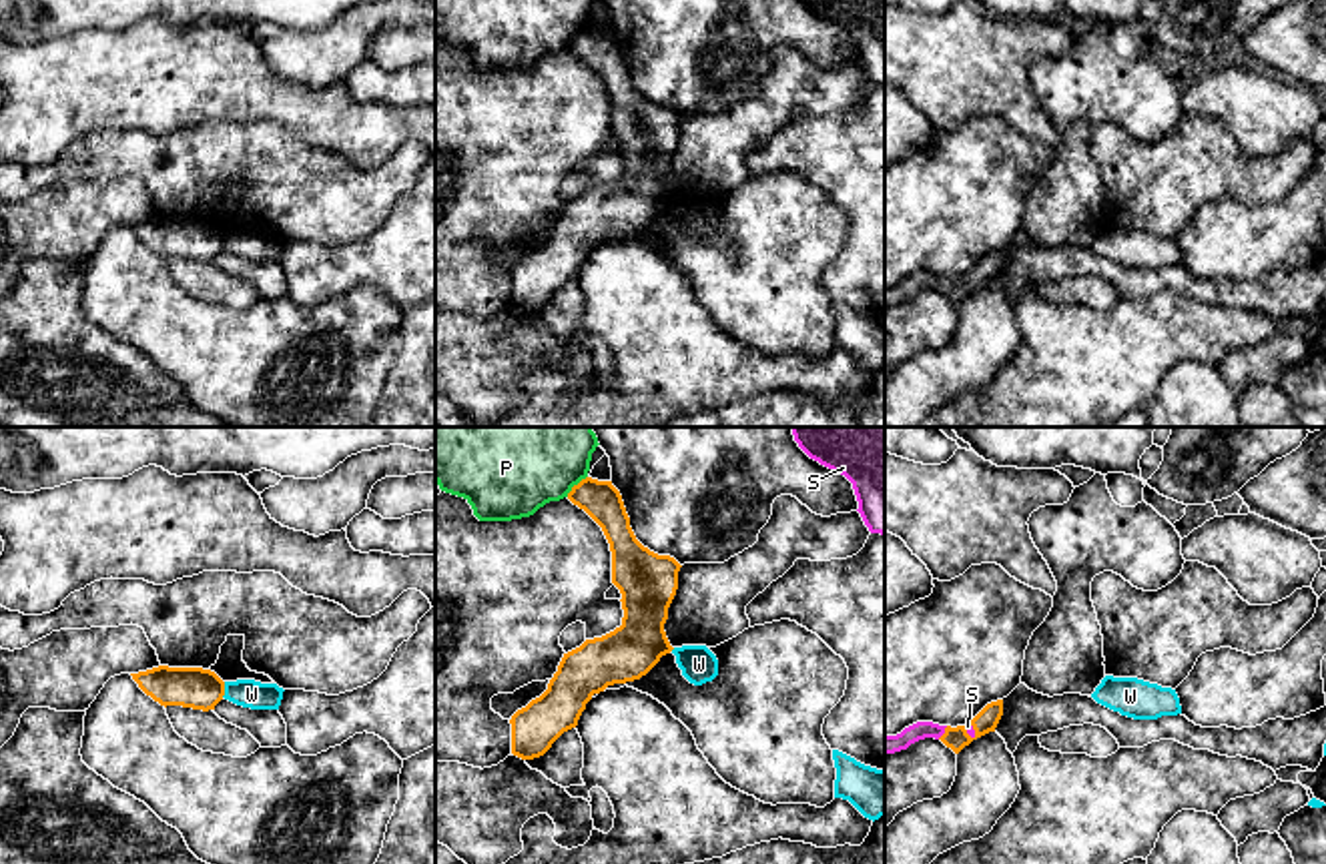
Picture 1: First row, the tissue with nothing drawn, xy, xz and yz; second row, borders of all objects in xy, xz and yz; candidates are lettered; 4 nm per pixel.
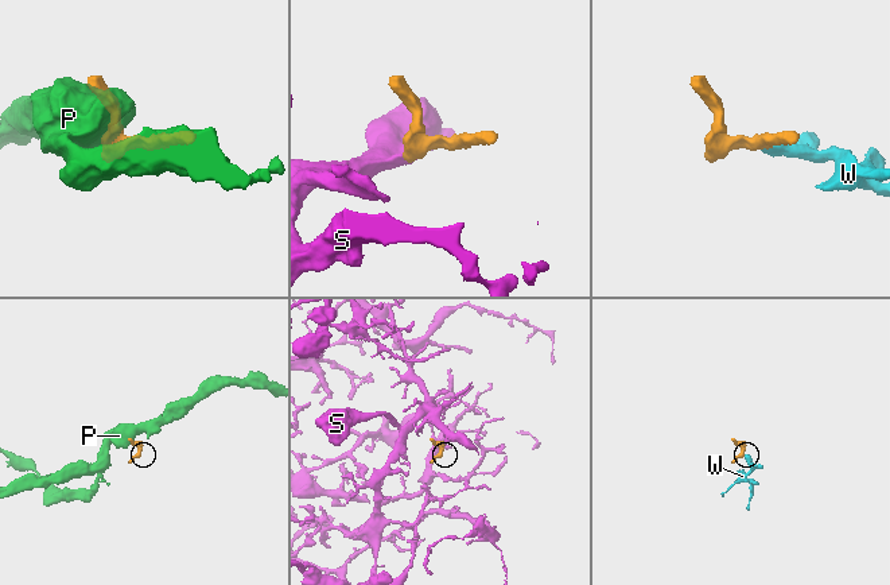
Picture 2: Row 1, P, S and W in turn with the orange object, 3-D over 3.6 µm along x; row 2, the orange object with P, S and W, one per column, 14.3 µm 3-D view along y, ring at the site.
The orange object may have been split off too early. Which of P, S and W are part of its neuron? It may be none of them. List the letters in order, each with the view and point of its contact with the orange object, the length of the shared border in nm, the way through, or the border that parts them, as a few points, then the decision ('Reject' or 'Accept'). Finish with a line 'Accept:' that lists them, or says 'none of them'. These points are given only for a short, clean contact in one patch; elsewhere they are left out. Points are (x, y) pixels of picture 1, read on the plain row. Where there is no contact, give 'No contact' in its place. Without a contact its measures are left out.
P: Touches orange at xz (574, 37). Shared border 120 nm. Reject
S: Touches orange at yz (945, 283). Shared border 70 nm. Path across: yz (955, 289), (945, 283), (913, 283), (885, 295). Accept
W: Touches orange at xy (223, 241). Shared border 70 nm. Boundary: xy (225, 233), (221, 247). Reject
Accept: S

